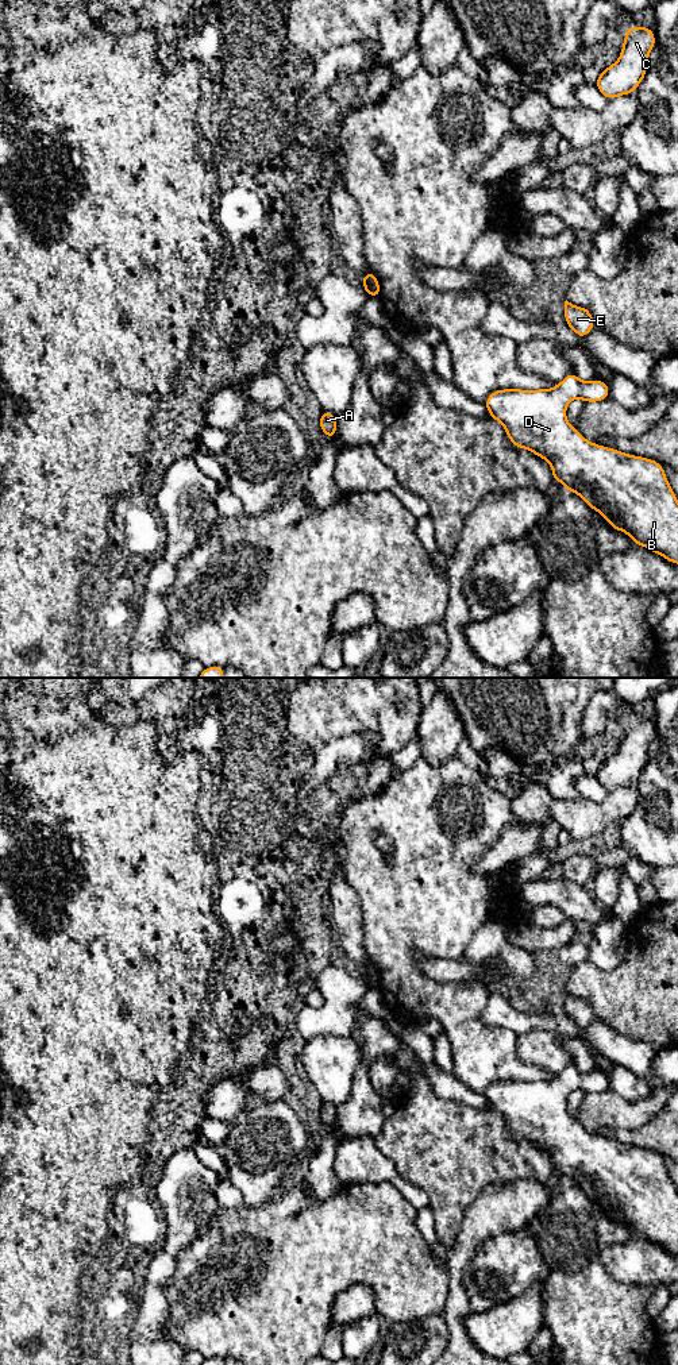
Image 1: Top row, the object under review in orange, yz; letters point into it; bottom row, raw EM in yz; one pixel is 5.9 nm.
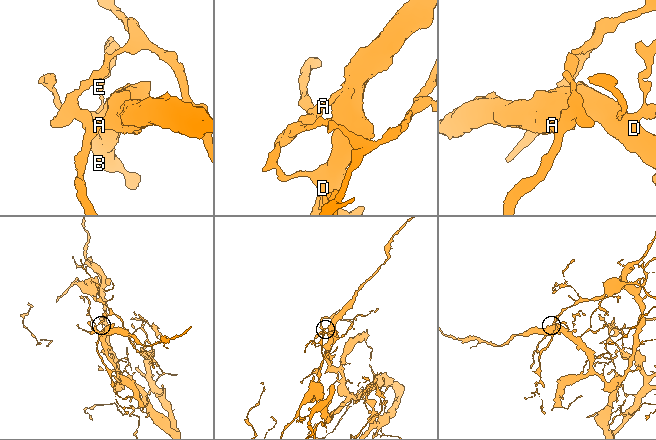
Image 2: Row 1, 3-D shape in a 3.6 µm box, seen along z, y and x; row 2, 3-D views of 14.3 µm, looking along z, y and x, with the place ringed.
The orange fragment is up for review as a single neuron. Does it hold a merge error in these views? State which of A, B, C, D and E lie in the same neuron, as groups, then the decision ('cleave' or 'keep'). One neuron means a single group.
A B D E / C; cleave

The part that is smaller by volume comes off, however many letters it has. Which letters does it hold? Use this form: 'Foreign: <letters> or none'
Foreign: C

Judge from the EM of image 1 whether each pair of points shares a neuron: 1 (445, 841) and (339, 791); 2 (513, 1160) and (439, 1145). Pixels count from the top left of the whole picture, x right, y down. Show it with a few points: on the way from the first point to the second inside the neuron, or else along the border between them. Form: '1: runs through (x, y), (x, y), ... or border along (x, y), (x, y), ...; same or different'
1: border along (388, 786), (354, 802), (346, 810), (341, 826); different
2: runs through (494, 1156), (480, 1149), (458, 1149); same

